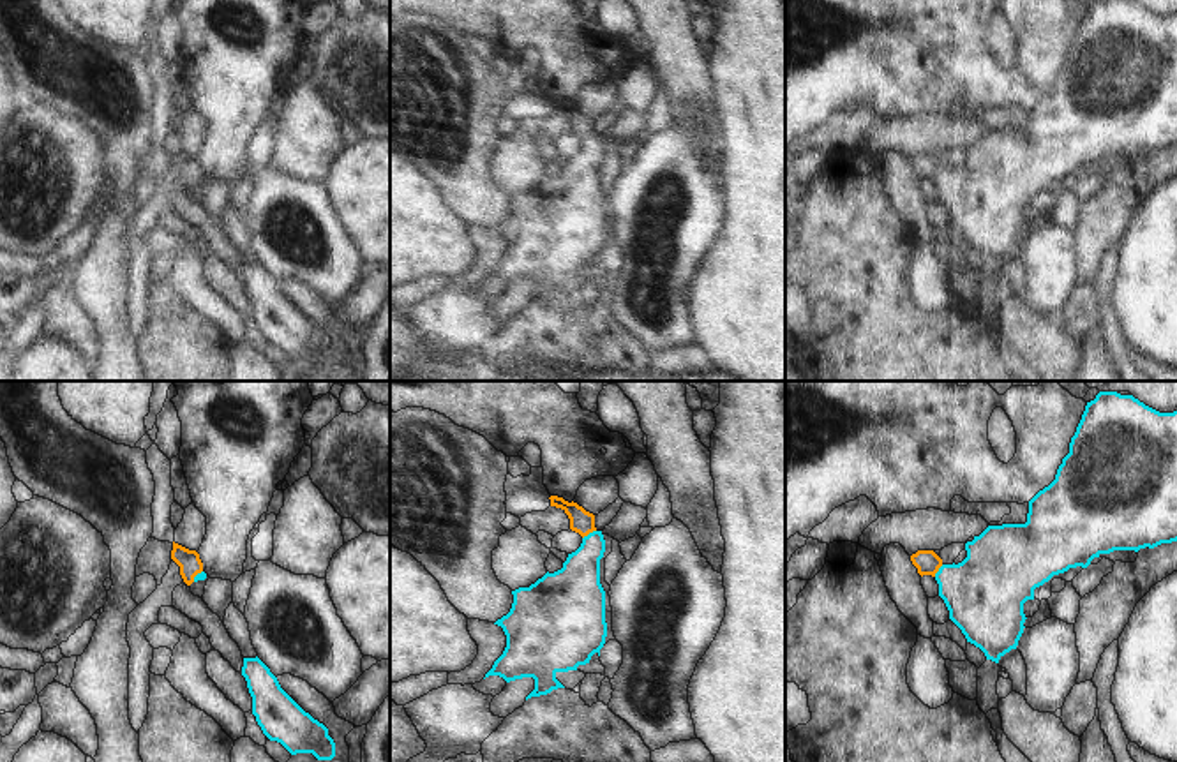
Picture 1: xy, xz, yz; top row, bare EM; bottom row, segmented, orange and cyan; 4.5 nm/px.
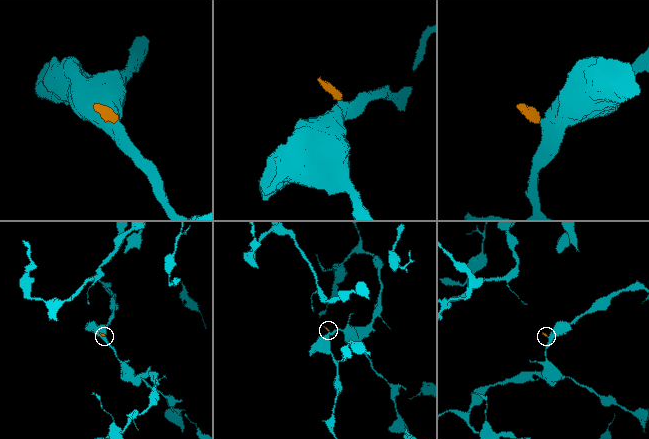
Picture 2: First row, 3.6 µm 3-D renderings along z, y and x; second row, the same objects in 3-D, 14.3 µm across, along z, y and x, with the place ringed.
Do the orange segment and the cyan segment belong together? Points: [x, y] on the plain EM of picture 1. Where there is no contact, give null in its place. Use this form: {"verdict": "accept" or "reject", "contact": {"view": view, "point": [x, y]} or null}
{"verdict": "accept", "contact": {"view": "xz", "point": [588, 138]}}

